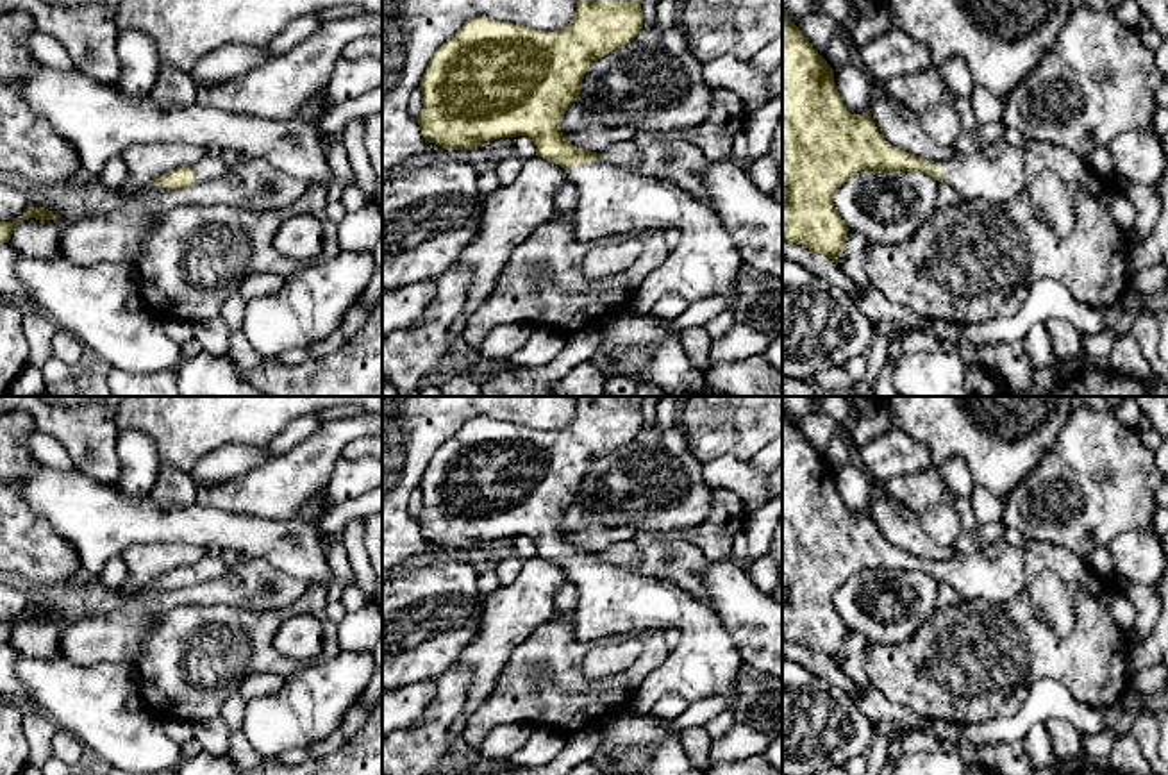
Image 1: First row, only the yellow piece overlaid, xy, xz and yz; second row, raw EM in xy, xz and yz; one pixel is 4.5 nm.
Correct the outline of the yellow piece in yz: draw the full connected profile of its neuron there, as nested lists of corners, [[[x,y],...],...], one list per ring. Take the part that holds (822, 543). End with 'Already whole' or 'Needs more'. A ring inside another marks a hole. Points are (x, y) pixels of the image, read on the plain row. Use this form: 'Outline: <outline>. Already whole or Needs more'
Outline: [[[782,407],[782,638],[838,662],[850,629],[834,607],[834,591],[861,570],[925,571],[952,586],[963,602],[988,600],[1005,605],[1027,591],[1025,546],[998,539],[947,561],[929,561],[889,545],[870,511],[847,511],[834,484],[834,470]]]. Needs more

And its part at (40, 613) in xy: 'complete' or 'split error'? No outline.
complete

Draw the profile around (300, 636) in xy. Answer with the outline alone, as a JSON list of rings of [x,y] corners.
[[[293,612],[275,632],[273,646],[289,659],[313,662],[323,646],[321,621],[305,612]]]

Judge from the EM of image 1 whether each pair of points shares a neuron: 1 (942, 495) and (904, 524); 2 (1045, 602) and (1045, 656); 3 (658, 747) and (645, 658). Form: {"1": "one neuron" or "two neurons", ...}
{"1": "two neurons", "2": "two neurons", "3": "two neurons"}

